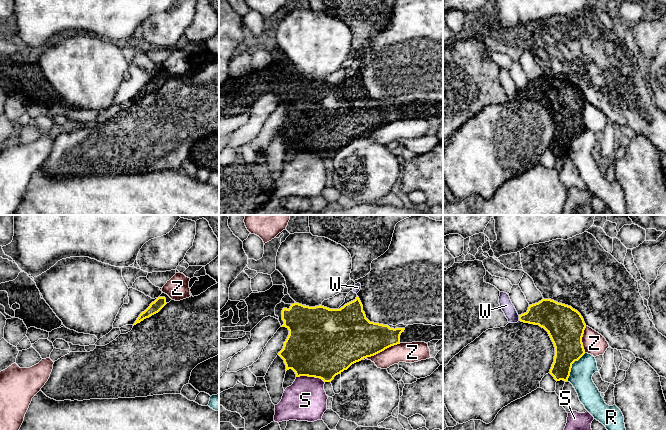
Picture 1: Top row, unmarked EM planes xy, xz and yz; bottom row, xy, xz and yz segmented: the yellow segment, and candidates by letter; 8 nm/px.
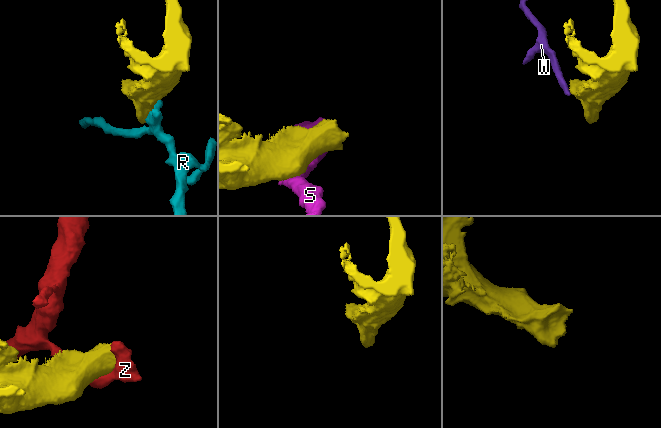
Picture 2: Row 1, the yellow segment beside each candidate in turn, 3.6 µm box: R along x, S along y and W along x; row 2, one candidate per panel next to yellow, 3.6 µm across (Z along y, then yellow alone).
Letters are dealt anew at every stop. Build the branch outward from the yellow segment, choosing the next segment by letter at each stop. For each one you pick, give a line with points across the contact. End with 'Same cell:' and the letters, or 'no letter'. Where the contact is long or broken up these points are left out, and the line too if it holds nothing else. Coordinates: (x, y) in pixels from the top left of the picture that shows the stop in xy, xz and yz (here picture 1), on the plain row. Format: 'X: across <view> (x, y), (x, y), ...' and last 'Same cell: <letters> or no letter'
Same cell: no letter

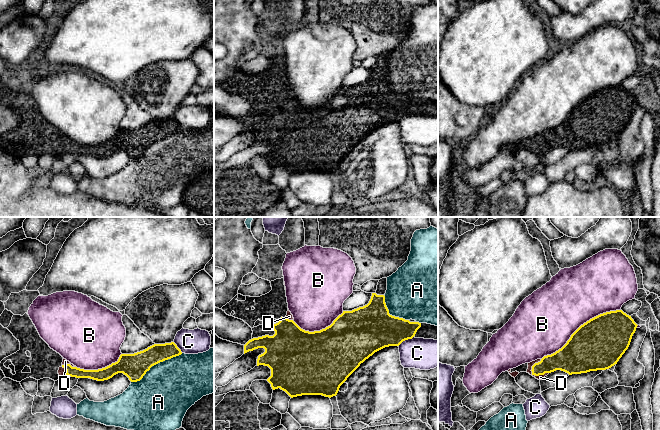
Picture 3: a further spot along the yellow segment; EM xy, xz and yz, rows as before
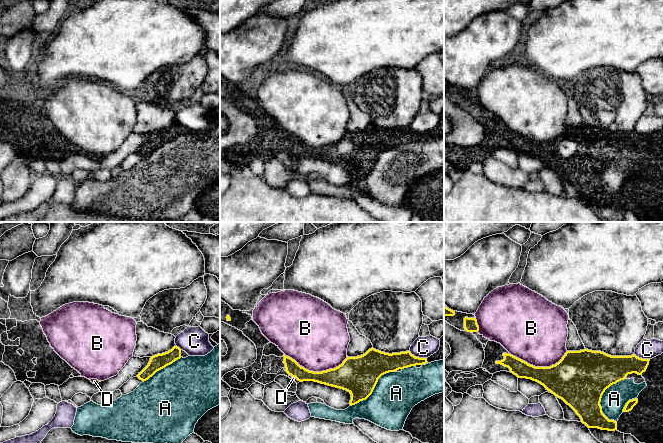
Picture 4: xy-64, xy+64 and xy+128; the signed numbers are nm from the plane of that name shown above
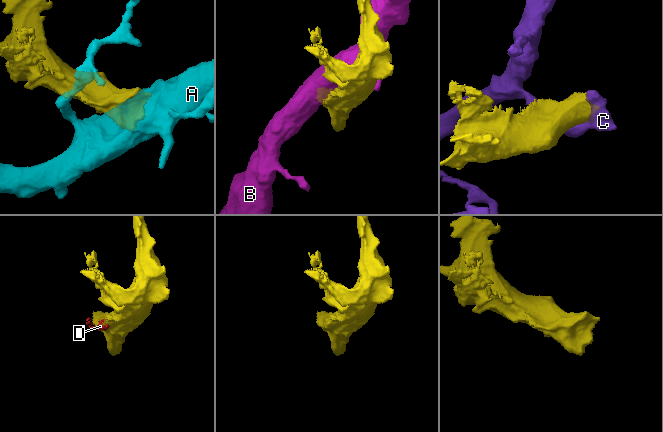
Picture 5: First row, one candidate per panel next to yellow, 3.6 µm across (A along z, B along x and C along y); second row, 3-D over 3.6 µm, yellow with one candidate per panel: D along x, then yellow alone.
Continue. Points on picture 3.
D: across yz (563, 135), (549, 139), (537, 151), (540, 153)
Same cell: D

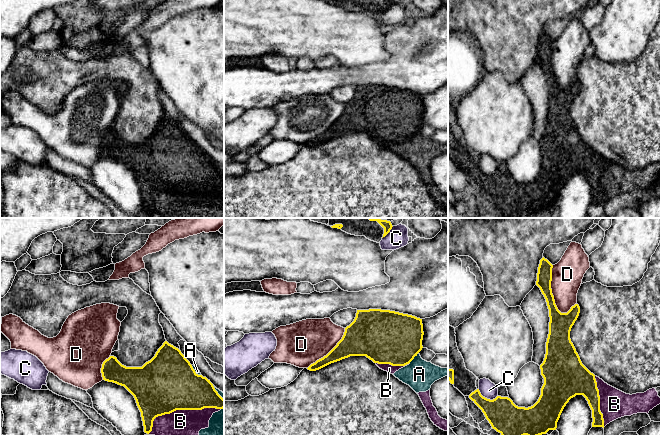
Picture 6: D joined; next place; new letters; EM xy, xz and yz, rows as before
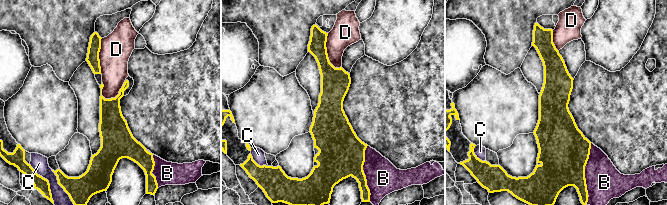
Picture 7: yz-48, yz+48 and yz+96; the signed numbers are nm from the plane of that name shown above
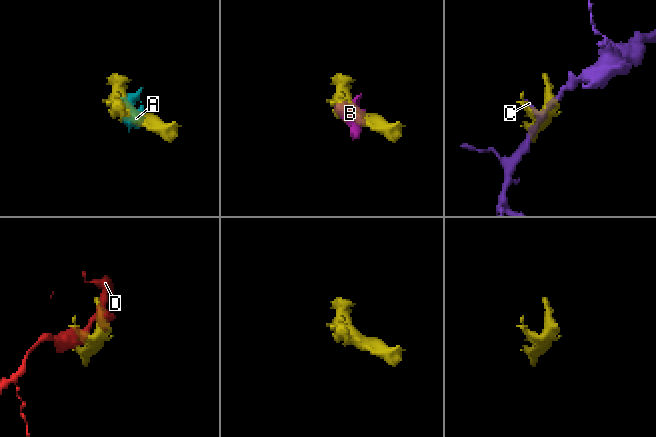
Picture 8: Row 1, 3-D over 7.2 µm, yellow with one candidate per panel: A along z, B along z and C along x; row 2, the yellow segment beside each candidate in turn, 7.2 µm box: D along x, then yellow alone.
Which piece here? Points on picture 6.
Same cell: no letter

